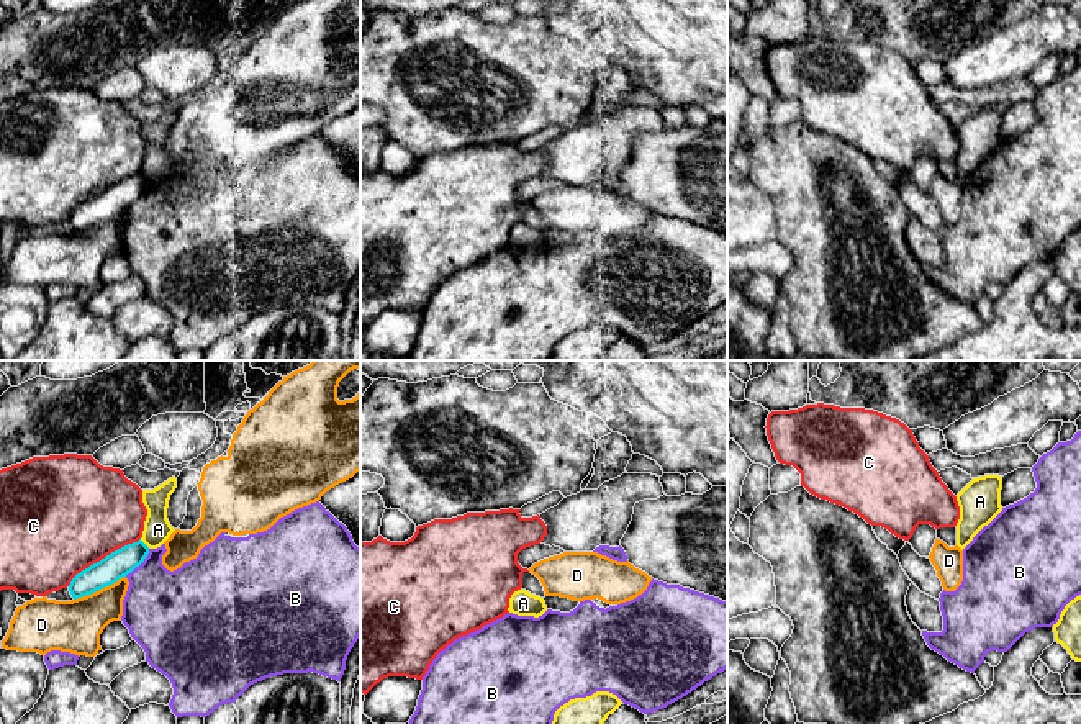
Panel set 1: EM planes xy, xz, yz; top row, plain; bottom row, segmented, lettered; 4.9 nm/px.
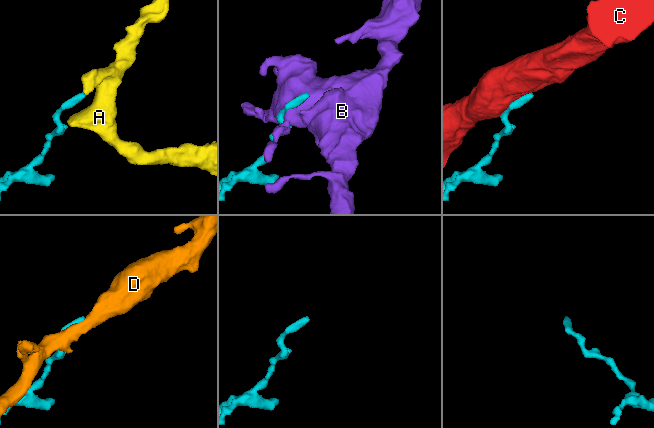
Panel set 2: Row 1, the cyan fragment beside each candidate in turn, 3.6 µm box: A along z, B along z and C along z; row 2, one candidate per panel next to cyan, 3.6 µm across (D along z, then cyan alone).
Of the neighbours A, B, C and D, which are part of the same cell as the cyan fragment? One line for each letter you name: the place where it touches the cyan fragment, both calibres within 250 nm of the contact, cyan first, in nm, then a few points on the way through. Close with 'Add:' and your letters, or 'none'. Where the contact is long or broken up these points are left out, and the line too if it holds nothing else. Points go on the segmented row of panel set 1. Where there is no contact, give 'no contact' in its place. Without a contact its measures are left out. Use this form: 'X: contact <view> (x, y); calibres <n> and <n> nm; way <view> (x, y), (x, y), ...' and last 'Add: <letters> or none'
Add: none

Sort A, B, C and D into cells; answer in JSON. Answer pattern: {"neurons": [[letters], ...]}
{"neurons": [["A"], ["B"], ["C"], ["D"]]}

